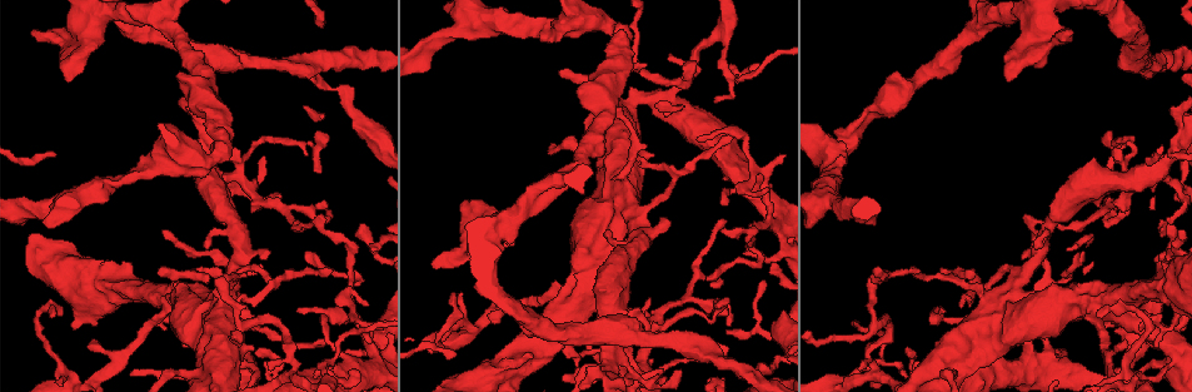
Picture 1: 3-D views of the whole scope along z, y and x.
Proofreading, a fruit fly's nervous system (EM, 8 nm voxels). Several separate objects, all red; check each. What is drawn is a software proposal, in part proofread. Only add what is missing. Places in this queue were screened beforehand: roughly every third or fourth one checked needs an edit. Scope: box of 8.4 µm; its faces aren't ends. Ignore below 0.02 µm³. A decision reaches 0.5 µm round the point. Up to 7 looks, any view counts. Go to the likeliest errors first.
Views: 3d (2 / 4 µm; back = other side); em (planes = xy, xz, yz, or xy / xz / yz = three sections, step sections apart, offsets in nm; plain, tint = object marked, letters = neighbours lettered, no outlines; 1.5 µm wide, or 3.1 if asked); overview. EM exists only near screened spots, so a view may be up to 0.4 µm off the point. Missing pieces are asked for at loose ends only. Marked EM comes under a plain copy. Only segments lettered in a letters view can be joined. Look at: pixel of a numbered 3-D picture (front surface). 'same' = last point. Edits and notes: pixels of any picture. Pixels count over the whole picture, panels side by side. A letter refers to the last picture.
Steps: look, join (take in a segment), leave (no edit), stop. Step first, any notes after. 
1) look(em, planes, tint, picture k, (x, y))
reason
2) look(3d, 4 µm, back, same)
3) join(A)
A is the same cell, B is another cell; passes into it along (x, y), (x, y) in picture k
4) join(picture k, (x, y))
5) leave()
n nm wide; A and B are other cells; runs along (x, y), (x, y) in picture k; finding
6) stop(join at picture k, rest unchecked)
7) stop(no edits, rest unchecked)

look(em, xy, step 8, tint, picture 1, (72, 75))
an open end

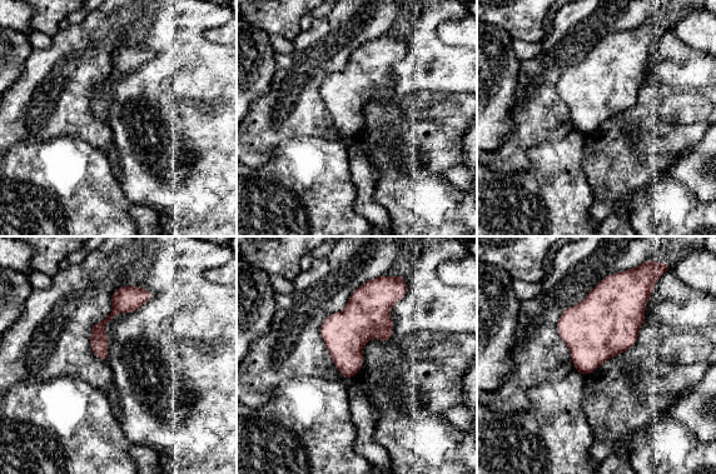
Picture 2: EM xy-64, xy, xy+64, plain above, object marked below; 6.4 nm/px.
look(em, xy, step 8, letters, same)
see the neighbours

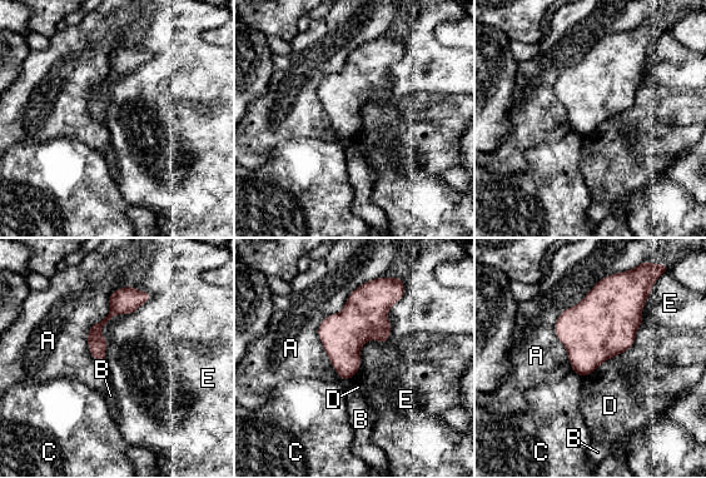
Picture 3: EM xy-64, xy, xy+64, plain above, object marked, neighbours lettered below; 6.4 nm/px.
leave()
A touches over 700 nm; A, B, C, D and E are other cells; none of them fits

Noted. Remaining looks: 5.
look(em, xy, step 8, tint, picture 1, (32, 37))
free end

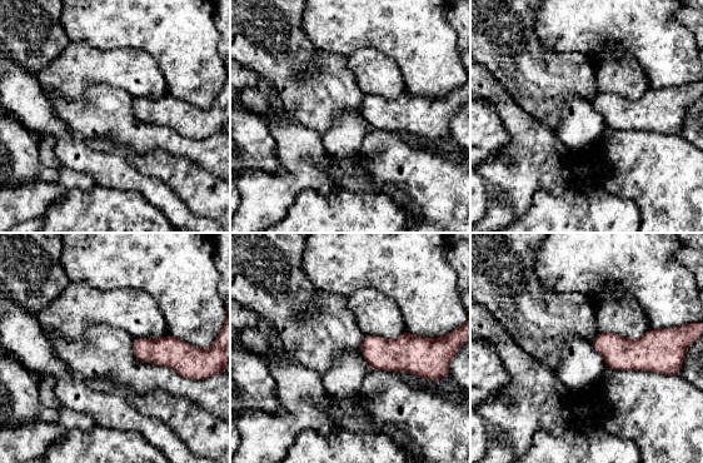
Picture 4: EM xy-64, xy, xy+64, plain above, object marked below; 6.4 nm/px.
look(em, planes, letters, same)

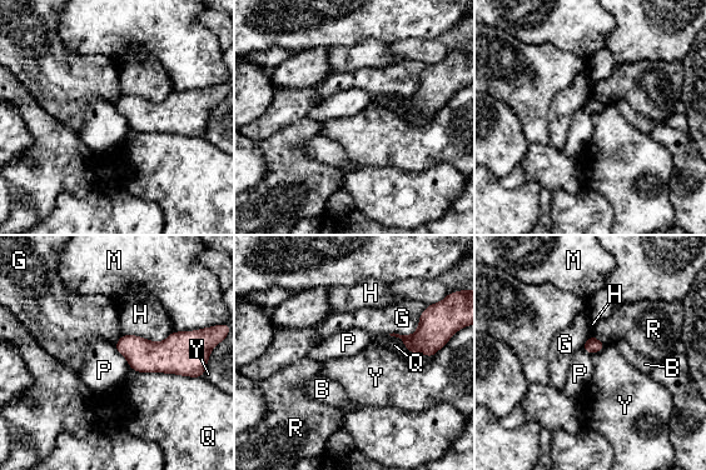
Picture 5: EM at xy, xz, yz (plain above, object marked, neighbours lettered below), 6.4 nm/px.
leave()
B, G, H, M, P, Q, R and Y are other cells; border along (606, 346), (592, 354) in picture 5; none of them fits

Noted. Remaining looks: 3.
look(em, xz, step 8, tint, picture 1, (314, 172))
thin end

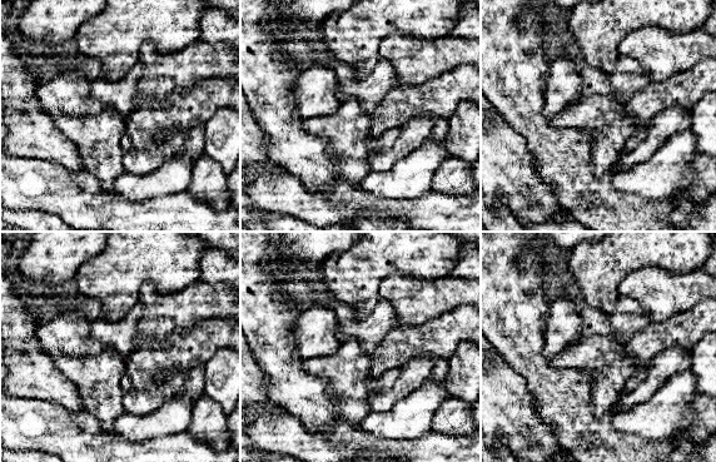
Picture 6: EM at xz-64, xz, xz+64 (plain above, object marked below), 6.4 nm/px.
look(em, planes, letters, same)

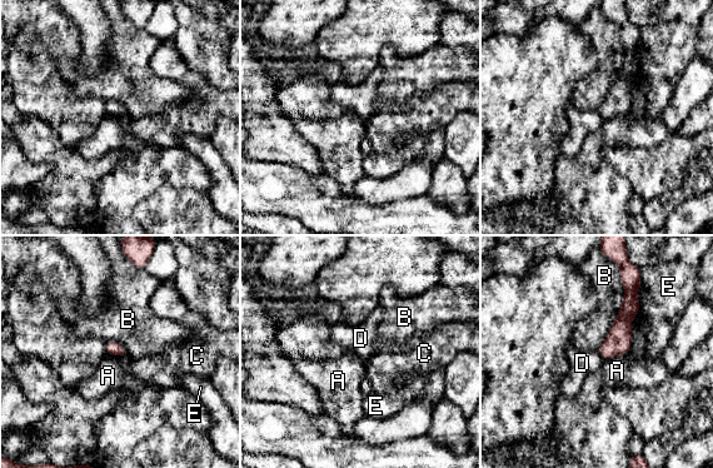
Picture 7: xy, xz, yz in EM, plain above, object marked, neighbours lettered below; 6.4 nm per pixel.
leave()
A, B, C, D and E are other cells; border along (632, 335), (626, 353), (604, 359) in picture 7; no lettered segment goes on from it

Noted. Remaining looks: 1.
stop(no edits, rest unchecked)

